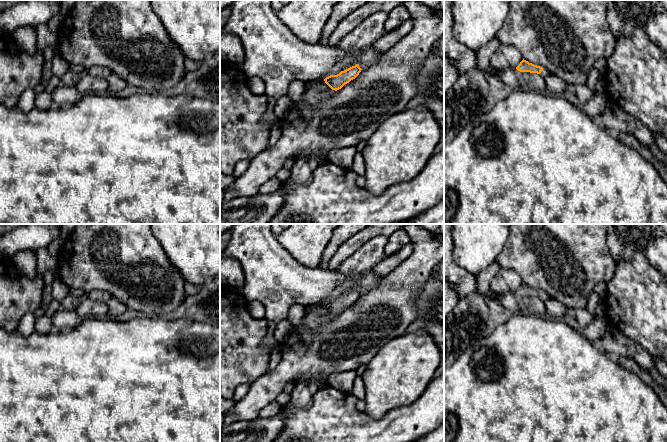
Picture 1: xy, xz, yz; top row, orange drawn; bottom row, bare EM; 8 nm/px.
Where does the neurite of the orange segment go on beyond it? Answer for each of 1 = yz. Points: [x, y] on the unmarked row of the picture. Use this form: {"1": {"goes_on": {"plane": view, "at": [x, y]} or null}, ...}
{"1": {"goes_on": {"plane": "yz", "at": [544, 296]}}}

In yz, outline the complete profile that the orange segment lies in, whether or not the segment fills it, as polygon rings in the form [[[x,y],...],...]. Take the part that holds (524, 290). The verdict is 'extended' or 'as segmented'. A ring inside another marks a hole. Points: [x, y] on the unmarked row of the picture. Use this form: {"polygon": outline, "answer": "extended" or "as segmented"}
{"polygon": [[[524,283],[520,286],[516,293],[520,296],[537,297],[540,298],[542,301],[551,299],[550,295],[547,294],[545,291],[541,289],[540,290],[534,289]]], "answer": "extended"}

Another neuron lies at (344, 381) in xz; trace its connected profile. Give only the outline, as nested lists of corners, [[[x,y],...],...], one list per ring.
[[[348,371],[334,374],[328,377],[327,386],[347,393],[351,393],[354,381],[357,376],[358,373],[356,371]]]

